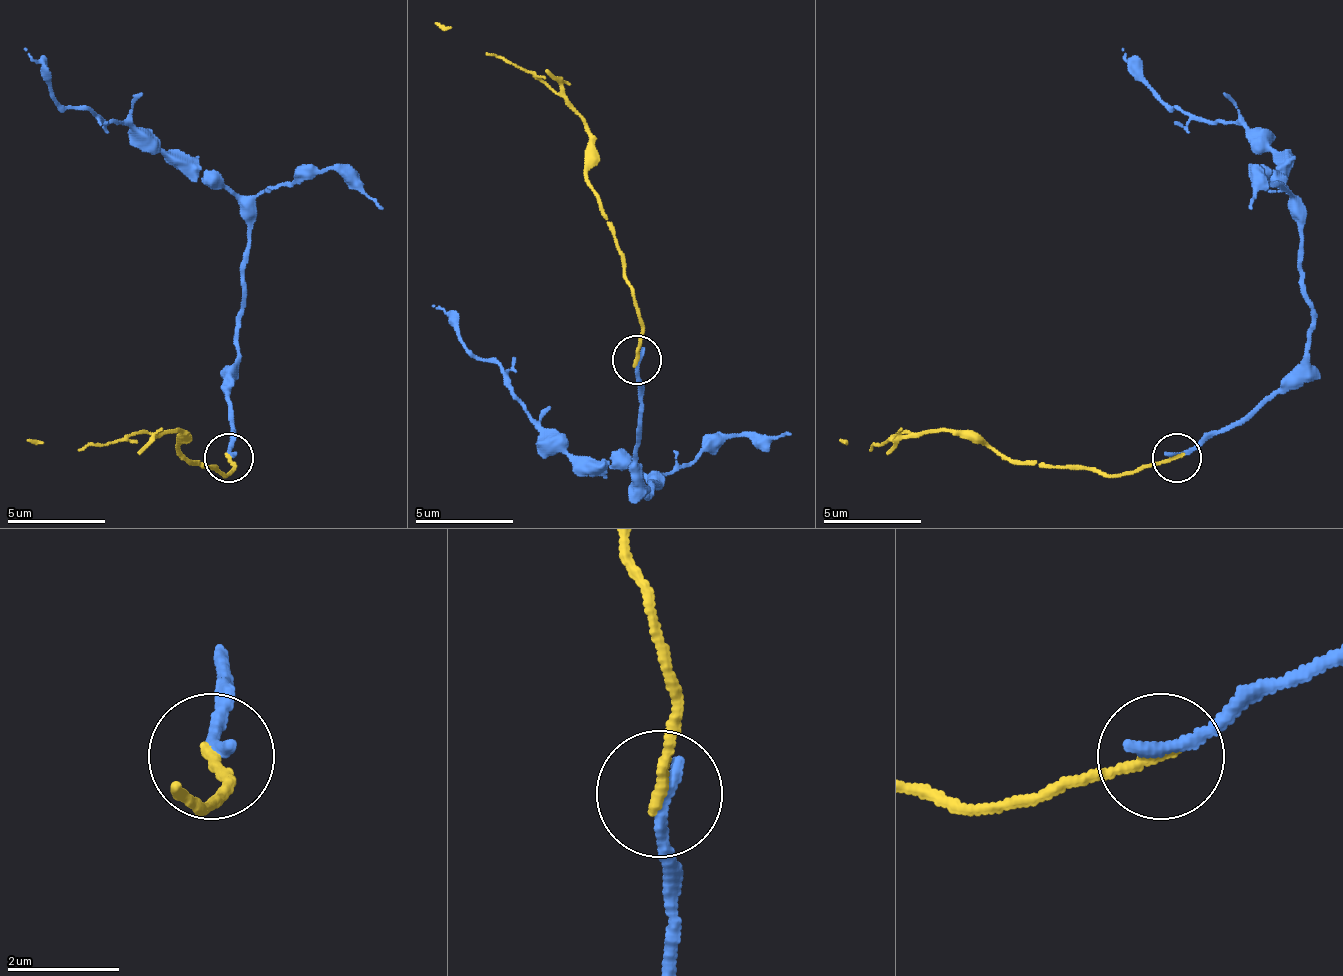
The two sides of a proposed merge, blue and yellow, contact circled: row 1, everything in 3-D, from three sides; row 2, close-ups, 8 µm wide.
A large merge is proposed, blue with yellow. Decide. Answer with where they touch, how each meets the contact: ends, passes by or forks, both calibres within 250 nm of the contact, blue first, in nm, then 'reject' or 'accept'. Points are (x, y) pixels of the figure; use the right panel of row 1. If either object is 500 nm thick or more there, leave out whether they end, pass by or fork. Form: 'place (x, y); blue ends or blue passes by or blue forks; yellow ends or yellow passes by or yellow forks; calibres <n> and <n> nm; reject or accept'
place (1177, 457); blue ends; yellow ends; calibres 260 and 190 nm; reject

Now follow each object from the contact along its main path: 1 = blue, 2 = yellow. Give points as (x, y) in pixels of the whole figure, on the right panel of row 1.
1: (1176, 456), (1240, 426), (1304, 357), (1314, 303), (1284, 165), (1235, 121), (1195, 121), (1171, 106), (1121, 47)
2: (1176, 456), (1107, 476), (1092, 466), (1043, 466), (939, 431), (900, 431), (870, 451), (840, 441)

